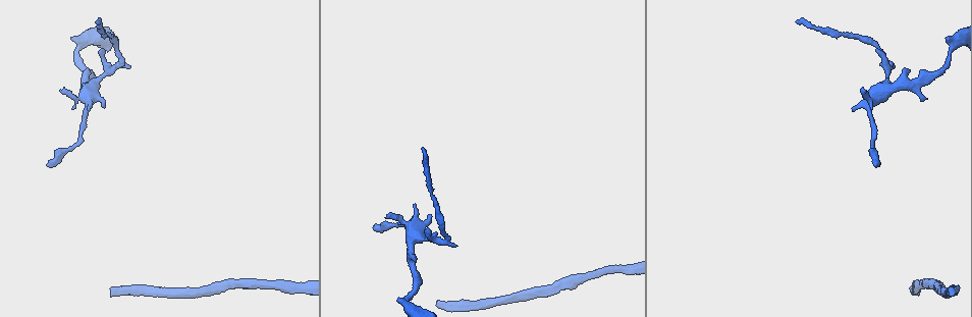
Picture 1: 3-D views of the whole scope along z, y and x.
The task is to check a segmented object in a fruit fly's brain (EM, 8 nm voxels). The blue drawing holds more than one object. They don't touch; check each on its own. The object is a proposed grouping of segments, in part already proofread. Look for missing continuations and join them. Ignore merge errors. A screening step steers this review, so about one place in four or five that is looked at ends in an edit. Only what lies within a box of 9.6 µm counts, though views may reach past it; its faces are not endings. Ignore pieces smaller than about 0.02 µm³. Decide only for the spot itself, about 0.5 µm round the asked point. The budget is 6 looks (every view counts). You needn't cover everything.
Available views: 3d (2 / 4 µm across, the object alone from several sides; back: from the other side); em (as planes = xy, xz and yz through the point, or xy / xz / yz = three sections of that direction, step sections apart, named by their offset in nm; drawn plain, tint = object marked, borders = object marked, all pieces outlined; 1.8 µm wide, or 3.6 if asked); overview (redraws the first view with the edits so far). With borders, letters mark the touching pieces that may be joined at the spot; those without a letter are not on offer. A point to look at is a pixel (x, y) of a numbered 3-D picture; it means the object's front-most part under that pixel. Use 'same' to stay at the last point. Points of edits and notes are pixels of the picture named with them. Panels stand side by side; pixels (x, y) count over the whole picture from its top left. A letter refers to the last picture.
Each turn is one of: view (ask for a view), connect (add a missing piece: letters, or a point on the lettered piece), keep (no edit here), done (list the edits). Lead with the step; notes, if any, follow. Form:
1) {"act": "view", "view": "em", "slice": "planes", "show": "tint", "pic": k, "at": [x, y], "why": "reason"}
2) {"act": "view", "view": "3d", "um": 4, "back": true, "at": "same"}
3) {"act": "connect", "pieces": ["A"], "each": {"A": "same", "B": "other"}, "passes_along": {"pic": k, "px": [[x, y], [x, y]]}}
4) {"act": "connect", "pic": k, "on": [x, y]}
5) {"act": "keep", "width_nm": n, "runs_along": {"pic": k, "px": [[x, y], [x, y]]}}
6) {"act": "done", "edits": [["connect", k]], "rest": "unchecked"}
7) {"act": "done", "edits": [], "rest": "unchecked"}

{"act": "view", "view": "em", "slice": "planes", "show": "borders", "pic": 1, "at": [97, 21], "why": "an open end"}

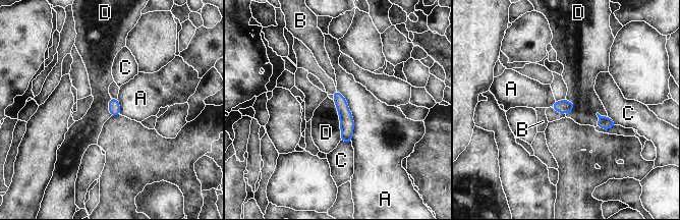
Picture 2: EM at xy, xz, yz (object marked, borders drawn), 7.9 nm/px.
{"act": "keep", "each": {"A": "other", "B": "other", "C": "other", "D": "other"}, "runs_along": {"pic": 2, "px": [[336, 94], [349, 140]]}, "found": "no lettered piece goes on from it"}

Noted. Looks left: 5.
{"act": "view", "view": "em", "slice": "planes", "show": "borders", "pic": 1, "at": [387, 216], "why": "branch stops here"}

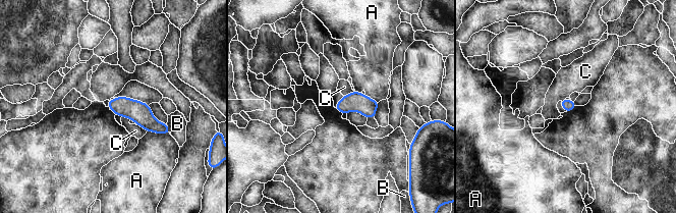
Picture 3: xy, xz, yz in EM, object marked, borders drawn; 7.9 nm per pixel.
{"act": "keep", "width_nm": 100, "each": {"A": "other", "B": "other", "C": "other"}, "border": {"pic": 3, "px": [[353, 91], [343, 96]]}, "found": "no lettered piece goes on from it"}

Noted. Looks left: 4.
{"act": "view", "view": "3d", "um": 2, "pic": 1, "at": [957, 41], "why": "sudden change in width"}

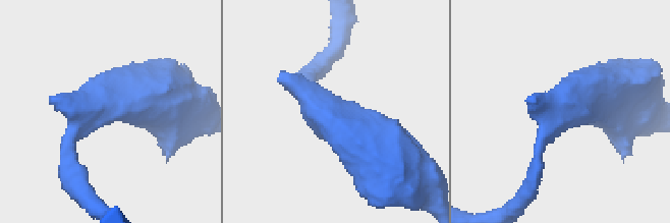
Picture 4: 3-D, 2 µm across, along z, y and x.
{"act": "view", "view": "em", "slice": "xz", "step": 16, "show": "borders", "pic": 4, "at": [317, 102], "arm_widths_nm": [160, 550]}

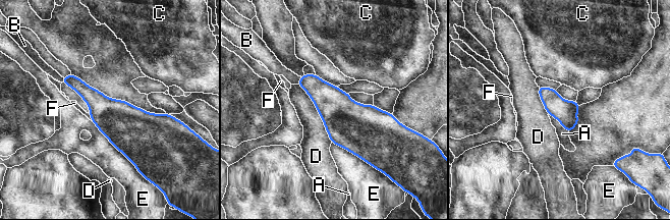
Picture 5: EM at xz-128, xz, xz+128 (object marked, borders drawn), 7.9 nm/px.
{"act": "connect", "pieces": ["B"], "width_nm": 180, "each": {"A": "other", "B": "same", "C": "other", "D": "other", "E": "other", "F": "other"}, "passes_along": {"pic": 5, "px": [[326, 97], [299, 80], [273, 64]]}, "found": "it goes on there"}

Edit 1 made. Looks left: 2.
{"act": "done", "edits": [["connect", 5]], "rest": "unchecked"}

